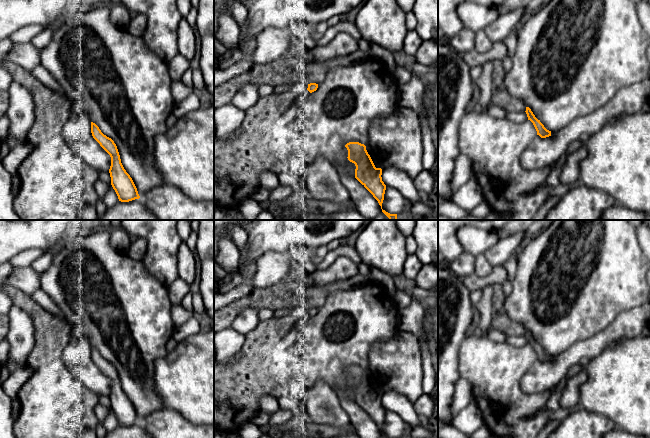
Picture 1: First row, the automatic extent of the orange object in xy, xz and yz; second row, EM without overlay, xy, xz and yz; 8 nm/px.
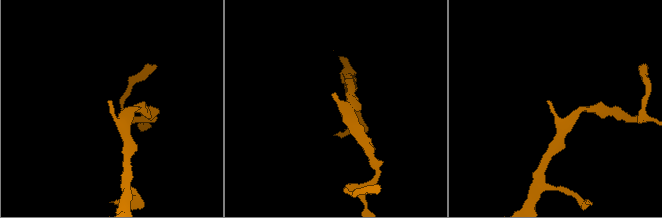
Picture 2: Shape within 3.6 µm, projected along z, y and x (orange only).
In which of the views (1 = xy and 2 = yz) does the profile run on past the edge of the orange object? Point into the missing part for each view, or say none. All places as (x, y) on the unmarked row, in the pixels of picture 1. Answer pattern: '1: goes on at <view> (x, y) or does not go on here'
1: does not go on here
2: does not go on here

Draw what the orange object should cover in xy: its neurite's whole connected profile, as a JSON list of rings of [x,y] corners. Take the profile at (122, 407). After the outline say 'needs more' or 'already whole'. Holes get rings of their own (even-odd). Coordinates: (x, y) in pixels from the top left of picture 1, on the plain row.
[[[91,346],[91,357],[93,362],[111,381],[111,390],[109,393],[111,409],[115,414],[119,425],[129,426],[139,423],[140,420],[137,412],[121,387],[120,379],[114,365],[104,359],[99,351],[93,346]]] | already whole

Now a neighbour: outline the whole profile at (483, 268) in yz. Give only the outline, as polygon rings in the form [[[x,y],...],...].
[[[484,254],[475,256],[476,258],[476,267],[475,275],[480,278],[488,276],[494,269],[491,264],[488,262]]]

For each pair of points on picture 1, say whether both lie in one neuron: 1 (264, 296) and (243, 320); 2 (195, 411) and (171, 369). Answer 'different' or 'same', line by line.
1: different
2: same

